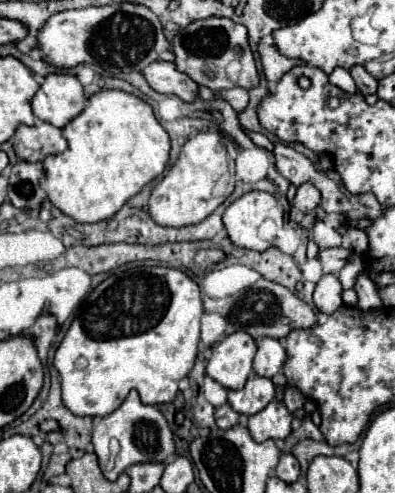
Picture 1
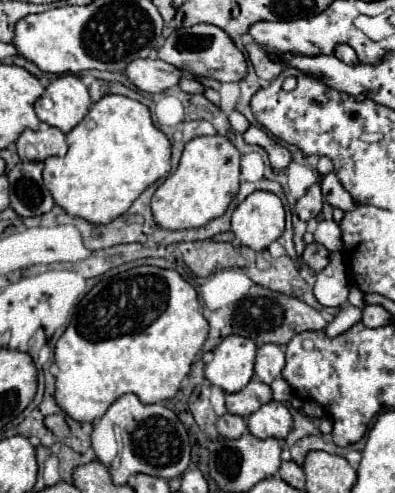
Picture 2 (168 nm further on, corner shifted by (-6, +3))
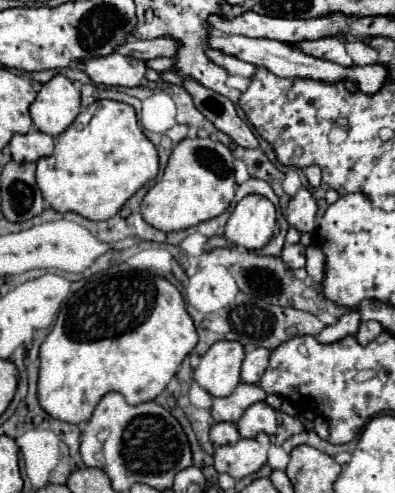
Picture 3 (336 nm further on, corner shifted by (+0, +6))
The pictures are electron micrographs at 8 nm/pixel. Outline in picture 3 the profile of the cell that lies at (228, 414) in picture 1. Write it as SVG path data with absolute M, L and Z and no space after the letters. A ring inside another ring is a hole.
M218 422L210 428L210 440L220 446L220 444L234 444L240 440L238 428L234 422Z

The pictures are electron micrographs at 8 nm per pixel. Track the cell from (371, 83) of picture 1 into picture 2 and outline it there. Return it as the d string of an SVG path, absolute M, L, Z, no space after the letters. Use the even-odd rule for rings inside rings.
M346 43L336 45L336 47L334 47L334 55L336 55L340 61L344 61L344 63L352 63L352 65L360 63L358 57L356 57L356 51L354 51L350 45L346 45Z

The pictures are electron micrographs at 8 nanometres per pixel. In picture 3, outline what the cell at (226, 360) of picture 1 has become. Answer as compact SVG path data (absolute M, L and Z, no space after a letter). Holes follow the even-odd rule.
M230 340L216 342L202 356L200 366L194 370L194 380L212 396L230 396L230 392L240 384L244 356L242 344Z

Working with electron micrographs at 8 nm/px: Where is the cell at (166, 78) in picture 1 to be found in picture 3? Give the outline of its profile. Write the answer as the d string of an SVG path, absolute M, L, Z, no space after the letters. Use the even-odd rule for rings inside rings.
M110 54L106 58L90 58L84 62L84 72L98 84L136 88L146 80L146 62L134 60L122 54Z

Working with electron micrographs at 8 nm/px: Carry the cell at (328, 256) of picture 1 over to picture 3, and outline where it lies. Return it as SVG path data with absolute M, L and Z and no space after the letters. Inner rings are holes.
M300 242L298 244L286 244L284 250L282 250L282 260L292 270L294 268L304 268L306 266L306 256L304 254L306 254L306 246L302 246Z

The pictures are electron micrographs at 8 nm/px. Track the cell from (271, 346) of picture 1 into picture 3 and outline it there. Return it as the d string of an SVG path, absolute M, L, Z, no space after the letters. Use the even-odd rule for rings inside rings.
M256 348L252 352L246 354L244 364L242 364L242 382L250 382L250 384L258 384L262 374L268 368L268 360L270 360L270 350L268 348Z

